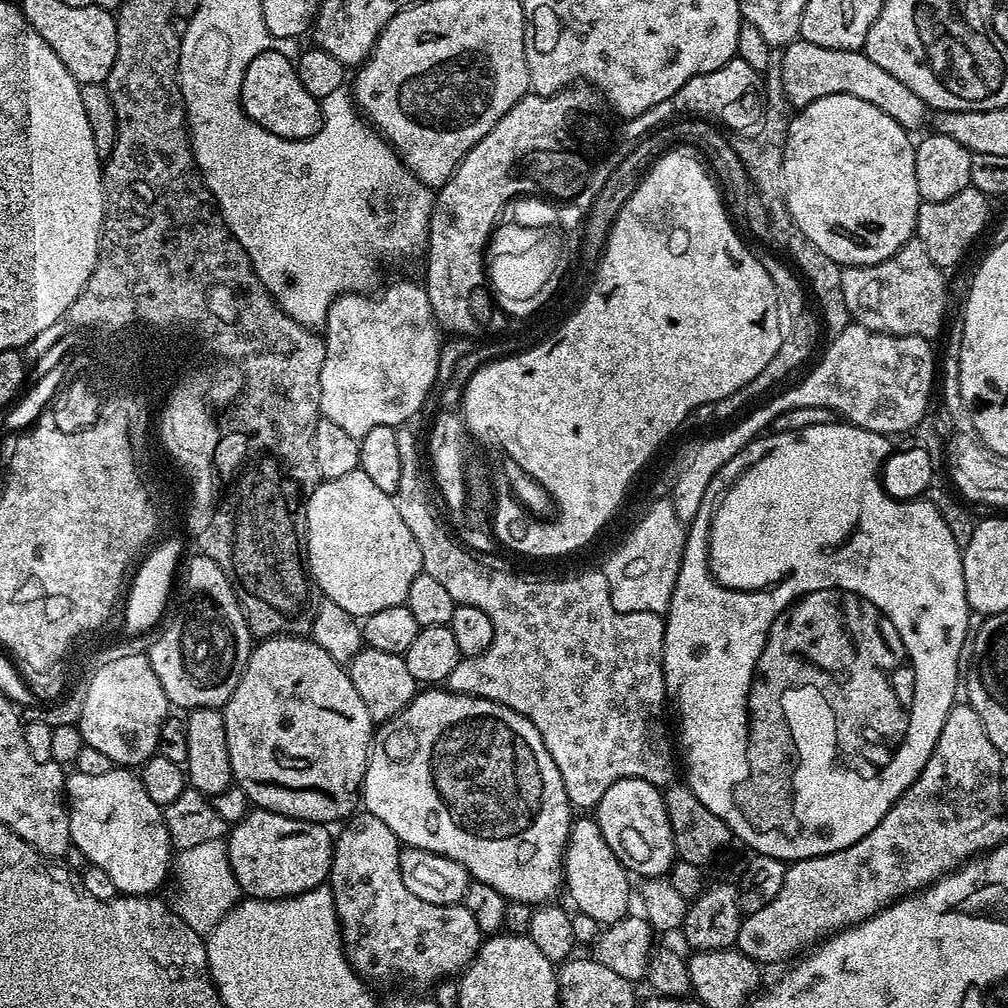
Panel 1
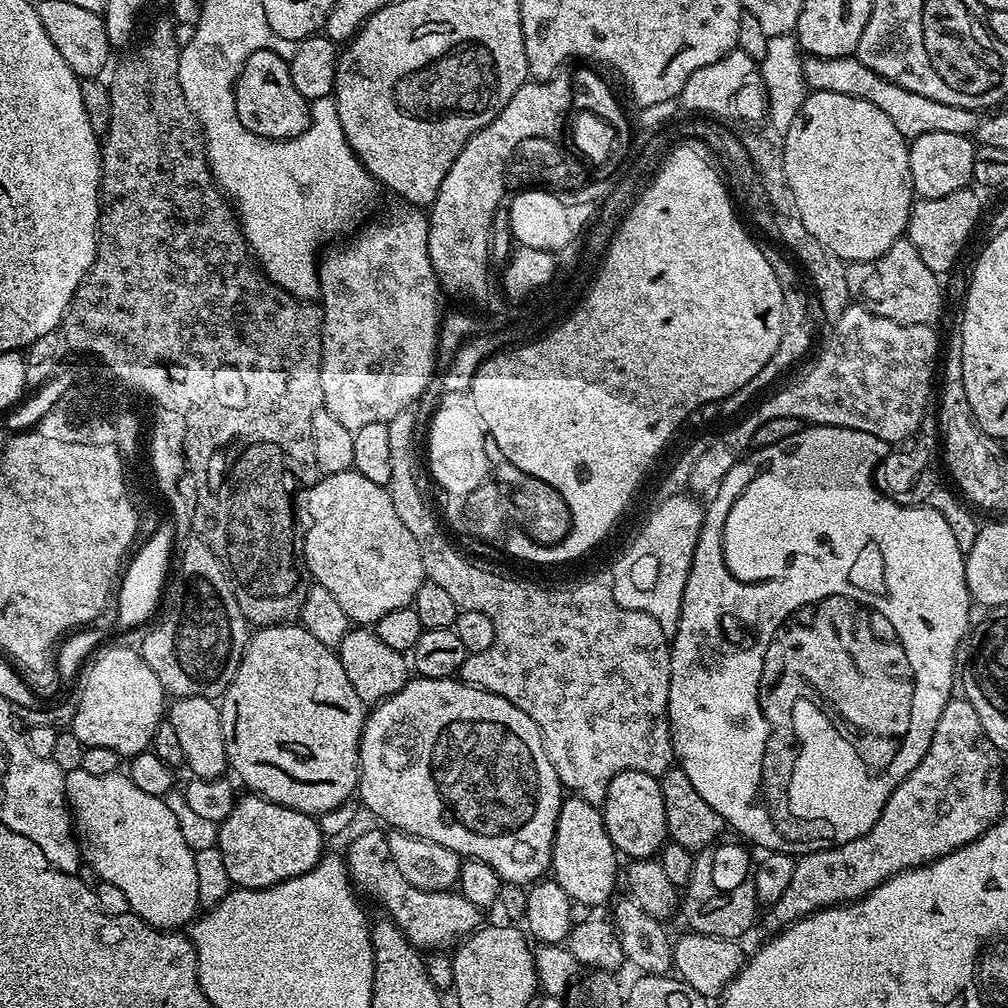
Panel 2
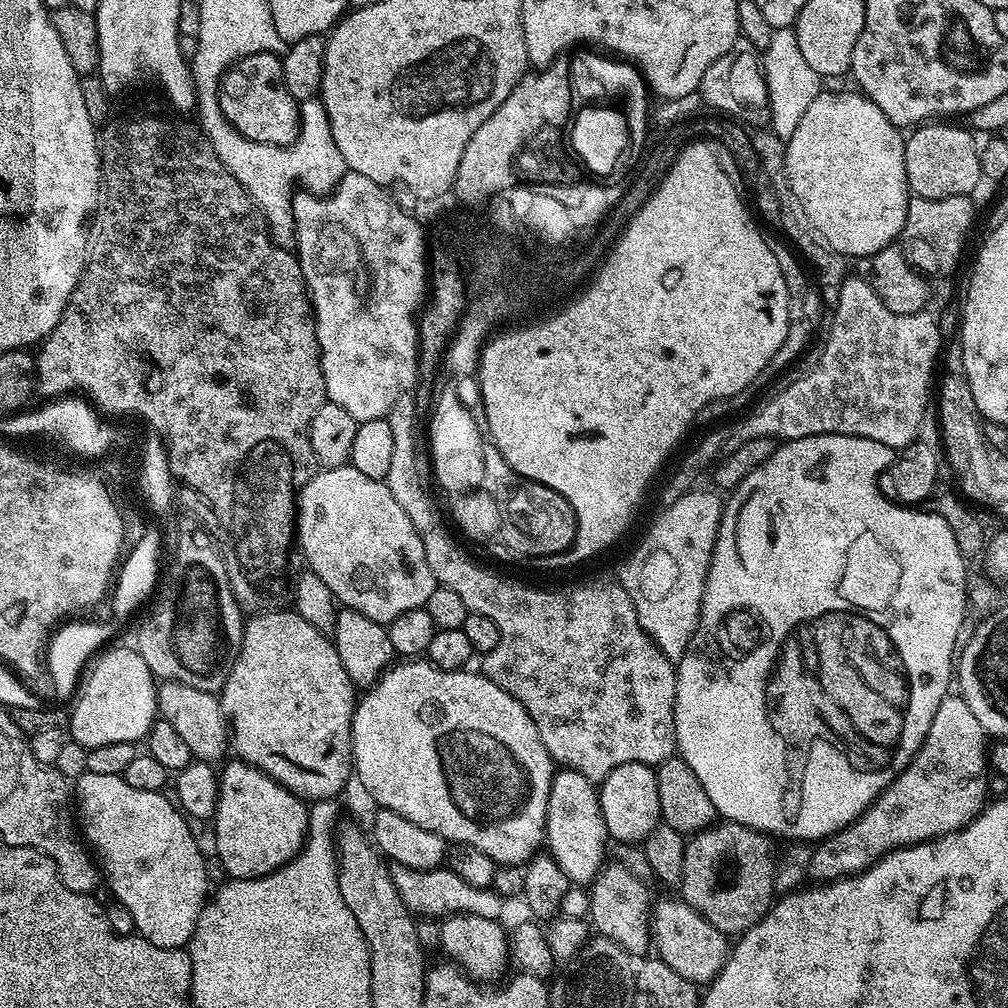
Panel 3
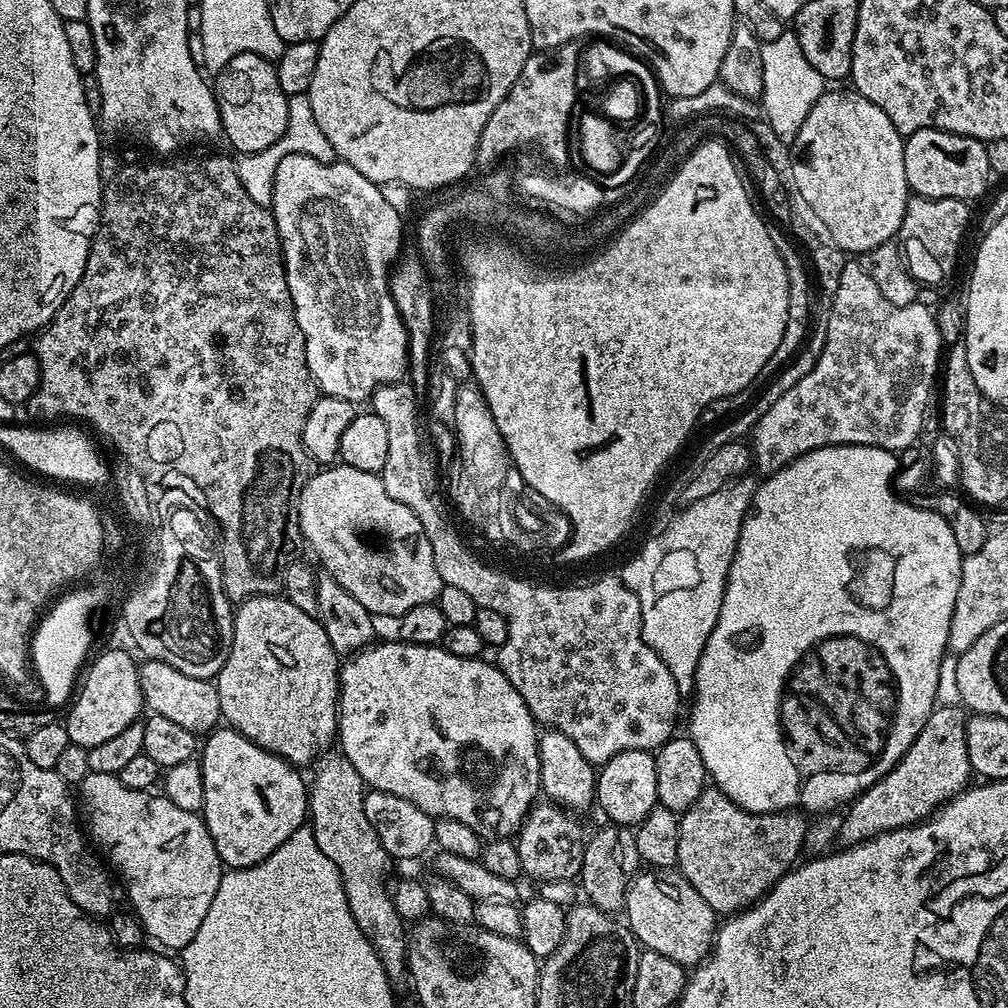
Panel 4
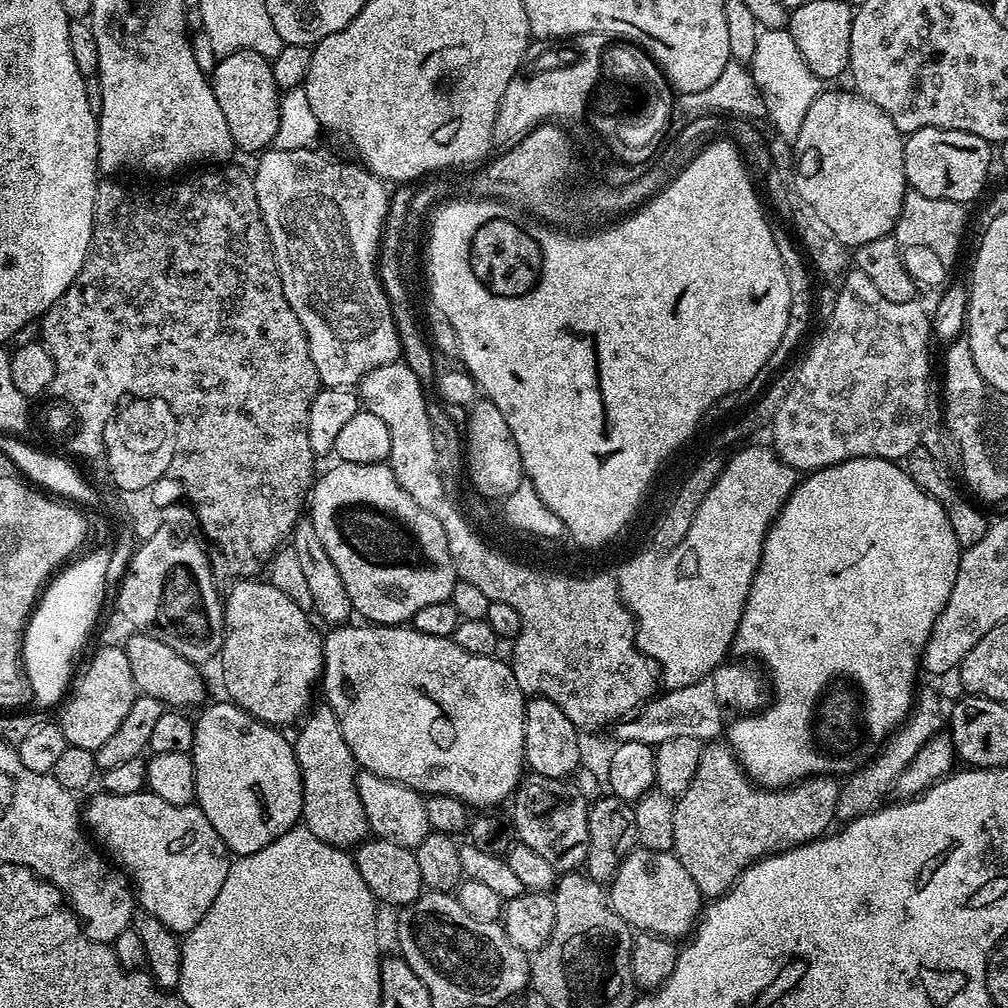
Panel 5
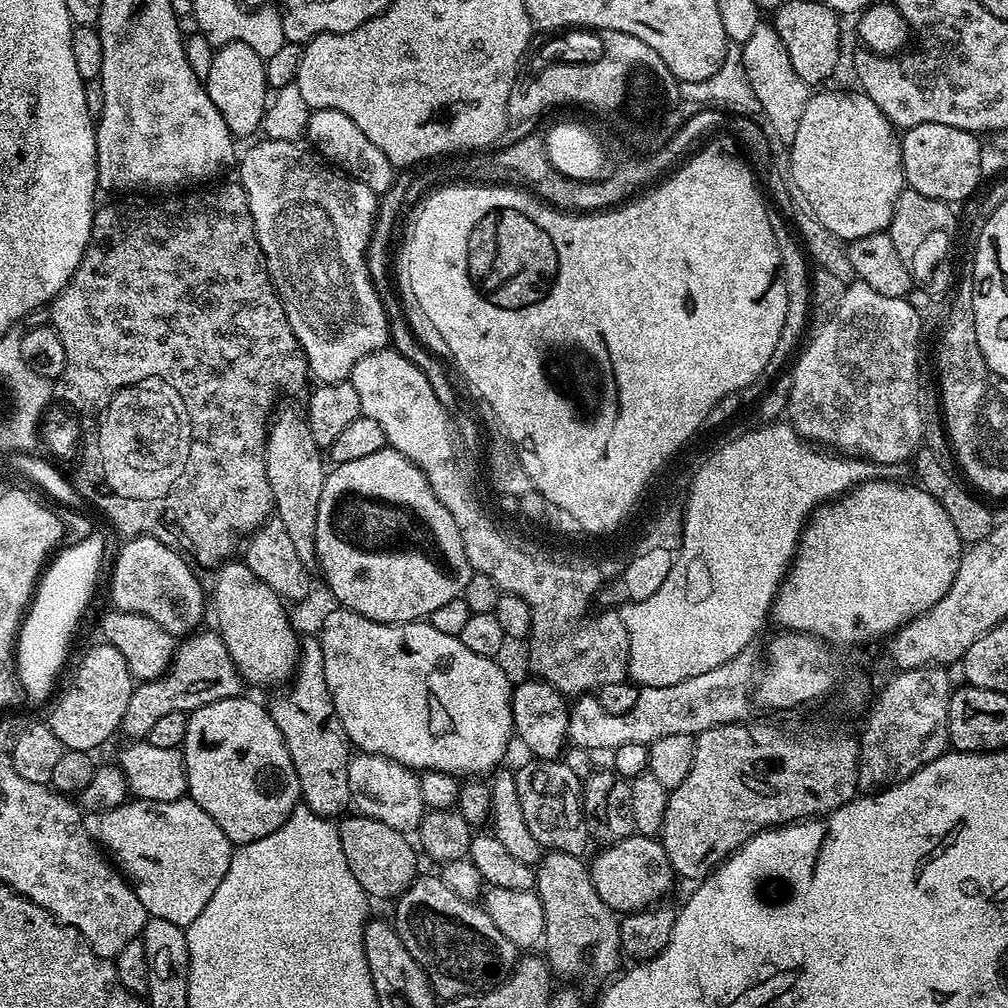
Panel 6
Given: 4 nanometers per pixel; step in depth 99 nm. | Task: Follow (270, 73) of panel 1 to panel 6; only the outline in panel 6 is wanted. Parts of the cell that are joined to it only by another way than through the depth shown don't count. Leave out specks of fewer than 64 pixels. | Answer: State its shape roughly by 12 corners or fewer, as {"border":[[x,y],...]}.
{"border":[[238,41],[202,80],[233,137],[255,137],[270,103],[265,57]]}

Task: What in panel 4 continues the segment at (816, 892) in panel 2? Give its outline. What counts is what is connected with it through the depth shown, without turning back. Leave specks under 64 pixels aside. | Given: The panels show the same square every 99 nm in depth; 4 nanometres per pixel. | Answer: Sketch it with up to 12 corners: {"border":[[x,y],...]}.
{"border":[[933,708],[847,805],[841,845],[919,824],[969,787],[966,716]]}

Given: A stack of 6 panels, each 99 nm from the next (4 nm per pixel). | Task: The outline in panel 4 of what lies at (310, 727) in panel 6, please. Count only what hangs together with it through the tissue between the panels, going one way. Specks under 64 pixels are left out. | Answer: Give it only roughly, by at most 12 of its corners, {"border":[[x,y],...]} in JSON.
{"border":[[321,755],[310,827],[389,980],[408,971],[406,924],[366,785]]}

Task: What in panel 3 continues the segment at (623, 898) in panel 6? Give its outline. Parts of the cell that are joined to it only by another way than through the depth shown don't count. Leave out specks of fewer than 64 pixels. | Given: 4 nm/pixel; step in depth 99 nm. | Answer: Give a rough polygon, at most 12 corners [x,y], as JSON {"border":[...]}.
{"border":[[683,898],[656,900],[655,955],[707,986],[724,968],[729,937]]}

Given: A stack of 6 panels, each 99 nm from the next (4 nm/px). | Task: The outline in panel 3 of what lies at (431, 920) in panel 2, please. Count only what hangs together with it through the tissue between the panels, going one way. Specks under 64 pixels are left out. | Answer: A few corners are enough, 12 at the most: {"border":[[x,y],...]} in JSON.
{"border":[[389,863],[394,886],[420,918],[454,912],[500,920],[506,900],[446,866]]}

